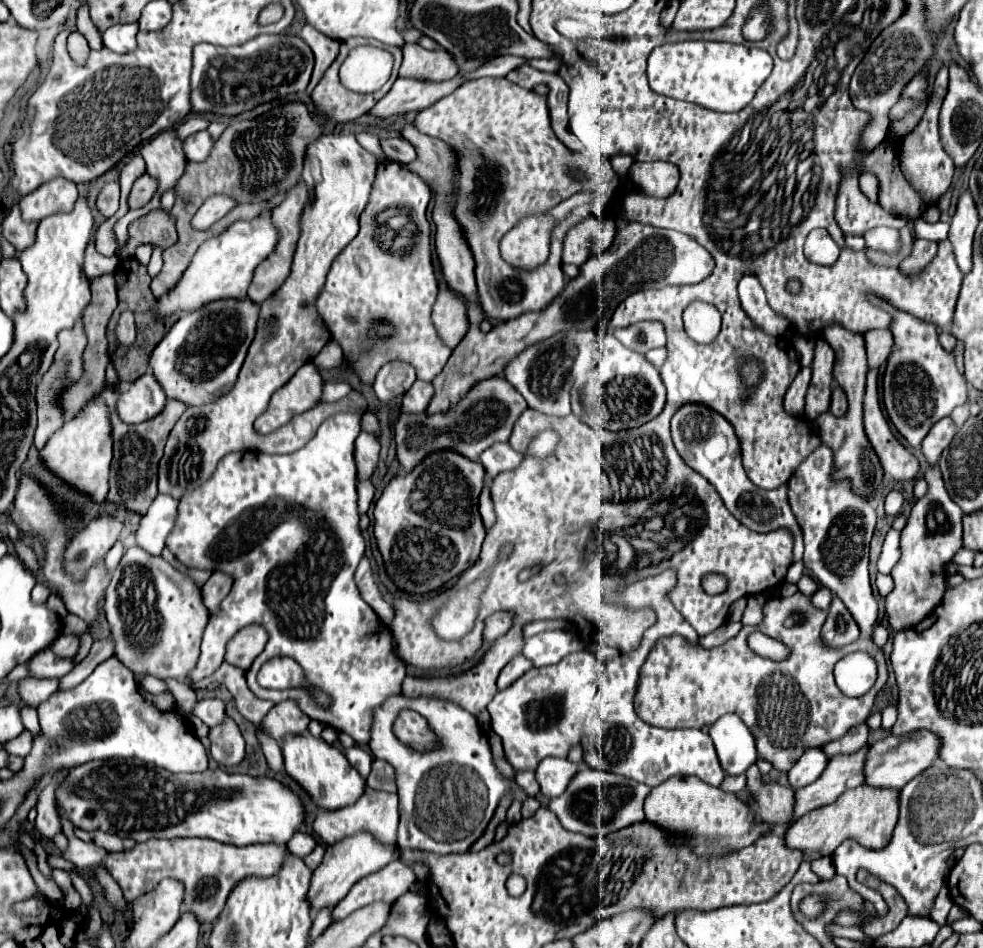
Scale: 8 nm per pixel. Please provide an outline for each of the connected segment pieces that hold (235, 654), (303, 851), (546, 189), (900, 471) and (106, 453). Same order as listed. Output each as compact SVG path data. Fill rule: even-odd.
M250 624L246 628L242 628L230 642L226 648L226 662L248 670L254 662L254 658L264 650L268 642L268 634L264 630L262 624Z
M298 832L294 834L294 838L290 838L290 842L286 844L288 850L298 856L298 858L304 858L306 854L310 854L316 846L316 840L310 836L310 834L304 834L304 832Z
M478 78L462 84L452 94L418 112L414 122L420 132L446 142L452 152L456 152L458 192L454 218L476 260L478 298L484 314L504 322L524 312L542 310L542 306L556 298L566 286L562 274L564 236L580 220L566 220L554 230L550 256L534 270L508 264L500 256L500 240L526 214L548 210L572 194L586 192L596 202L608 204L614 196L614 188L610 190L610 158L566 148L552 132L548 98L534 90L520 88L506 78ZM568 168L580 168L586 178L574 182L568 176Z
M872 368L868 370L866 375L866 386L864 394L864 430L866 430L866 436L868 436L868 442L872 444L878 460L880 460L880 466L884 470L884 478L888 482L906 482L906 480L916 480L918 474L920 474L920 462L916 456L912 456L912 452L908 452L900 442L898 438L892 434L890 430L890 424L880 408L880 400L878 400L878 368Z
M106 386L72 418L58 430L46 446L40 450L40 456L46 460L44 464L56 472L60 478L76 486L78 490L88 492L96 502L104 502L108 494L108 480L110 480L110 462L114 456L114 440L112 440L112 422L110 412L116 410L118 396L122 392L122 386Z

